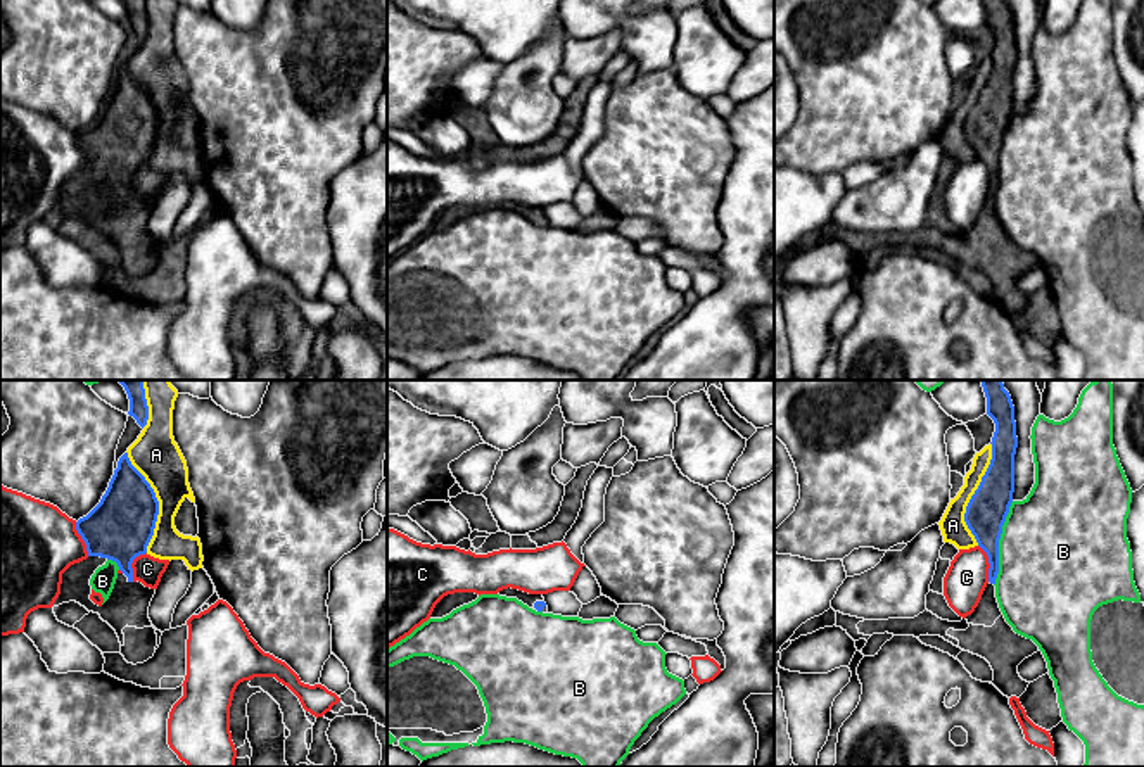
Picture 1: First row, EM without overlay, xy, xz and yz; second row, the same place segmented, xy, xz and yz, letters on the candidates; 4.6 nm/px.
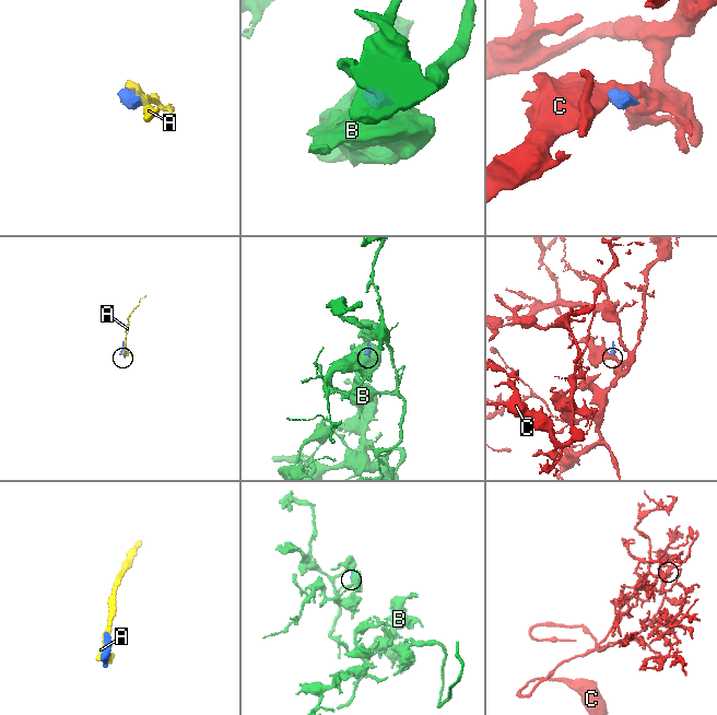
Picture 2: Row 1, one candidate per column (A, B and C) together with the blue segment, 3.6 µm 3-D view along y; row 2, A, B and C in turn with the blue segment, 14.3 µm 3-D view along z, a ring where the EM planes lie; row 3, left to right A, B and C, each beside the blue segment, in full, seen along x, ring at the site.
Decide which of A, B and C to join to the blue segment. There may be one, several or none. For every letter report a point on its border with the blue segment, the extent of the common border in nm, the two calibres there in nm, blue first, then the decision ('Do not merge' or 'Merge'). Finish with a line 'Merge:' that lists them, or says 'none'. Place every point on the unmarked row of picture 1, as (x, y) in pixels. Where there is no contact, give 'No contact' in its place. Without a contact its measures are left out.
A: Touches blue at yz (973, 107). Shared border 480 nm. Thickness 190 nm (blue) against 120 nm. Do not merge
B: Touches blue at yz (997, 156). Shared border 400 nm. Thickness 190 nm (blue) against 480 nm. Do not merge
C: Touches blue at yz (989, 175). Shared border 180 nm. Thickness 190 nm (blue) against 190 nm. Do not merge
Merge: none

